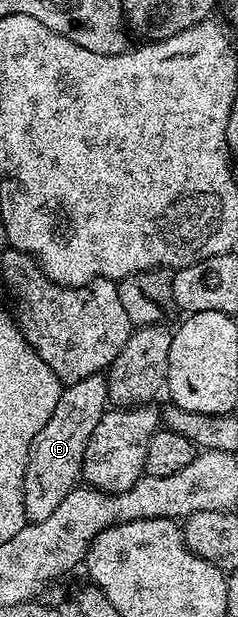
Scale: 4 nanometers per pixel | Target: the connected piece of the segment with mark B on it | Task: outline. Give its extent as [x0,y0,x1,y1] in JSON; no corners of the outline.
[24,374,109,523]

